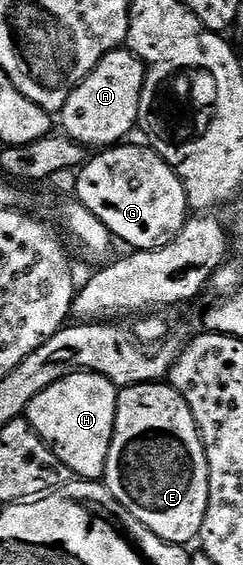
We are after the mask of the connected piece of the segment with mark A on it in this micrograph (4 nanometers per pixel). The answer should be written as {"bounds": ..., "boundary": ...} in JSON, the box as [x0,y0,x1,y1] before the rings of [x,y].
{"bounds":[60,48,147,148],"boundary":[[[119,48],[108,52],[96,64],[94,71],[68,96],[60,111],[61,129],[72,140],[87,148],[109,148],[117,146],[130,133],[135,133],[140,112],[140,92],[144,88],[147,67],[142,59]]]}

